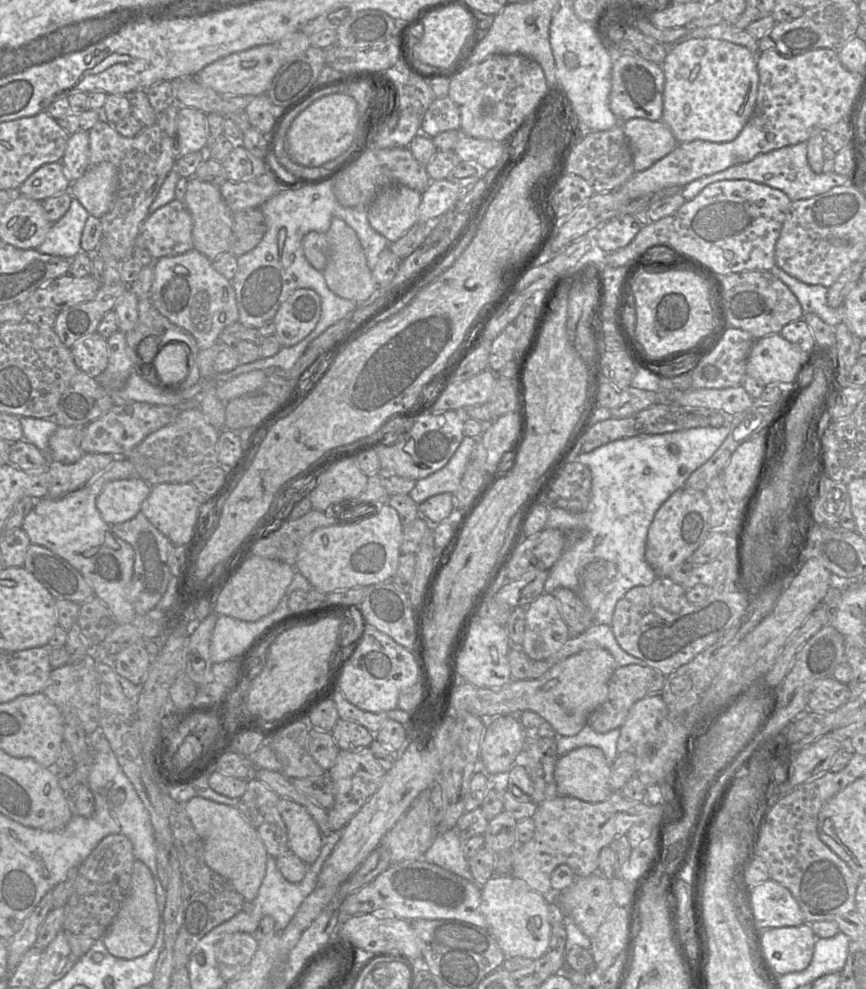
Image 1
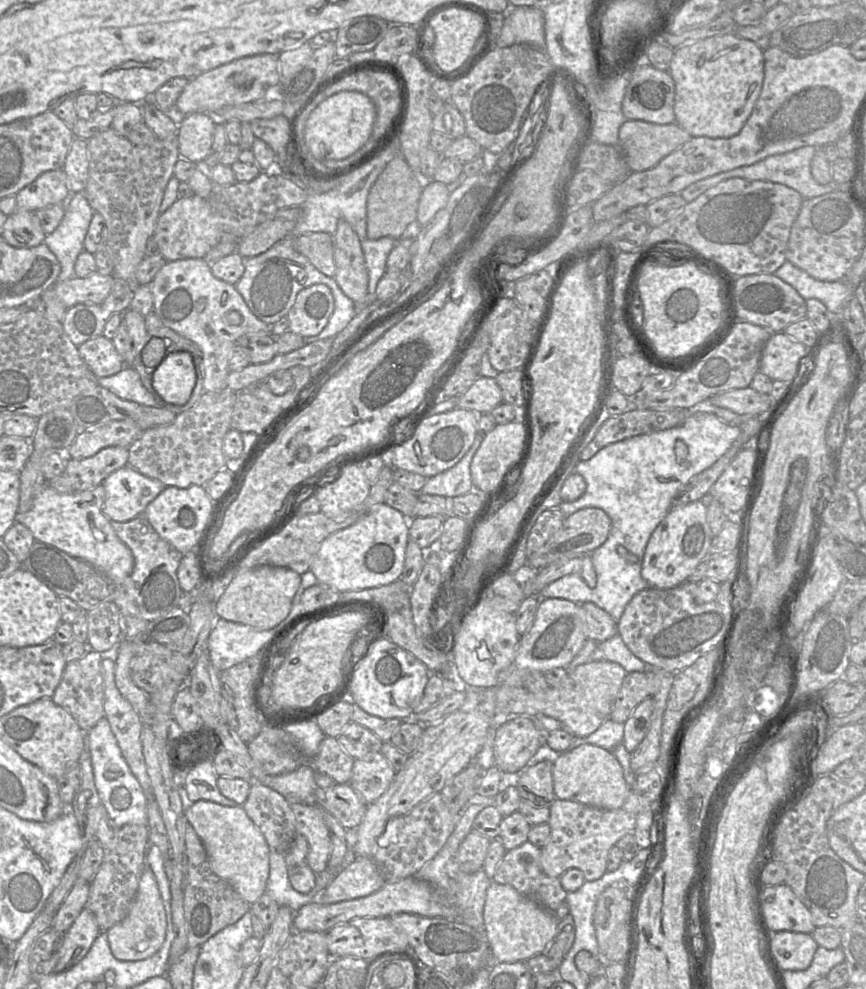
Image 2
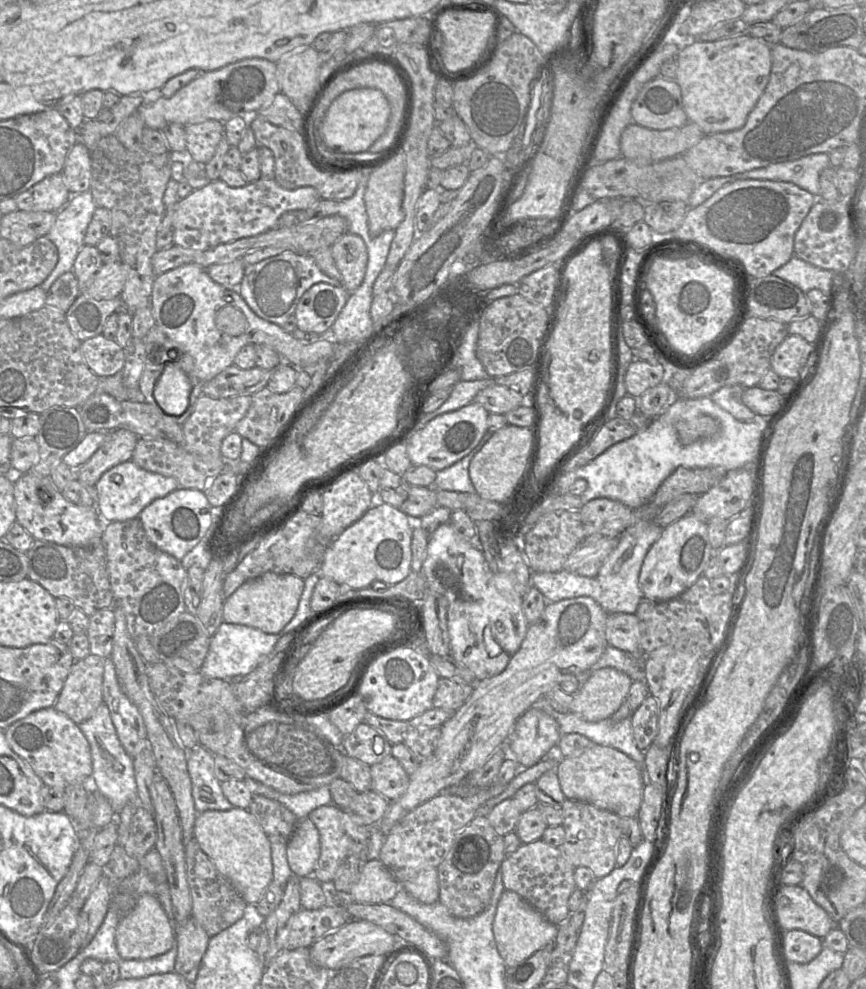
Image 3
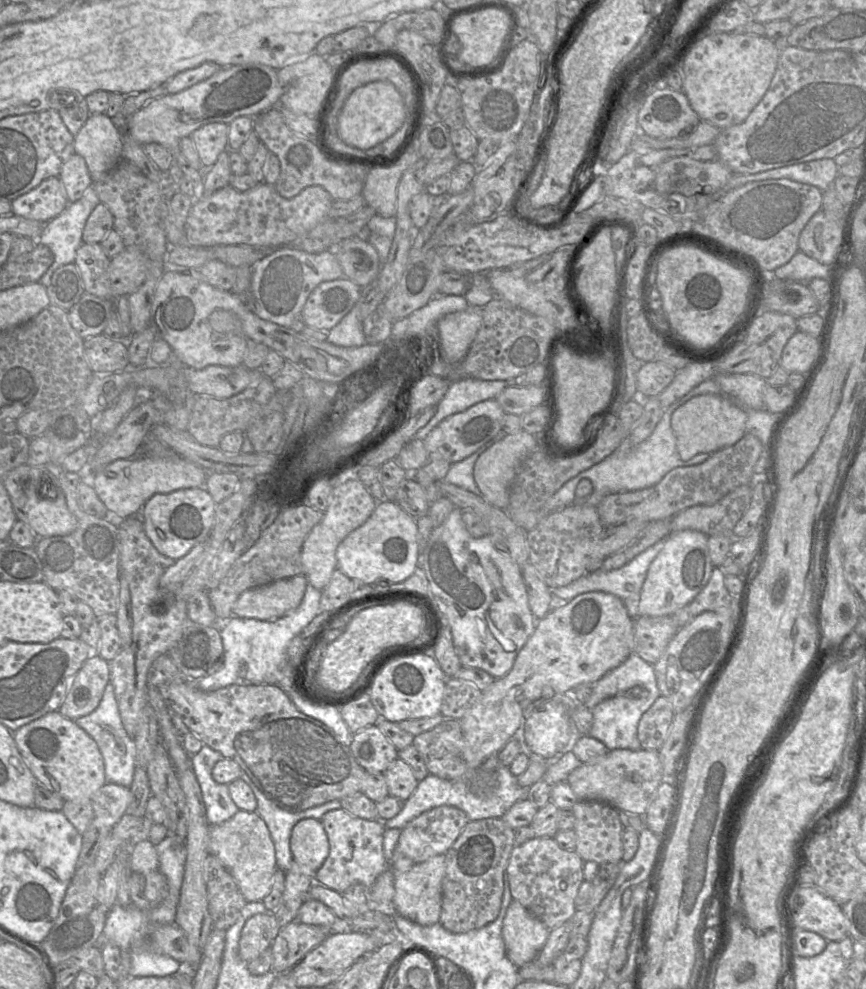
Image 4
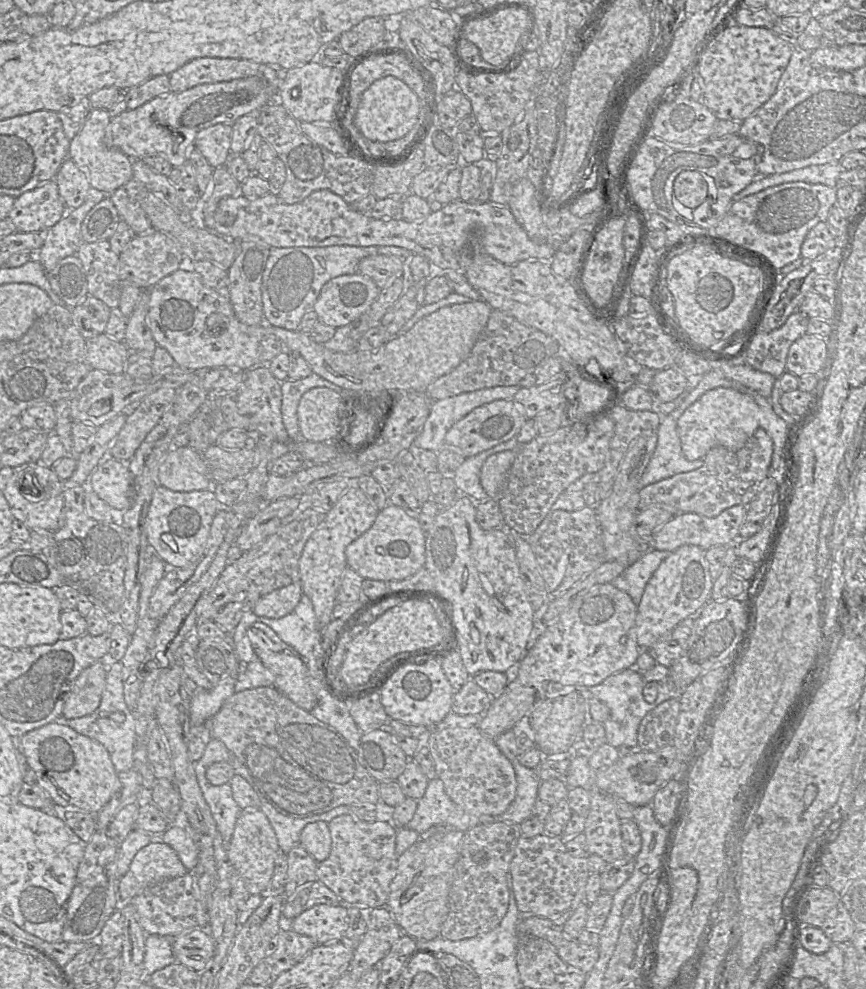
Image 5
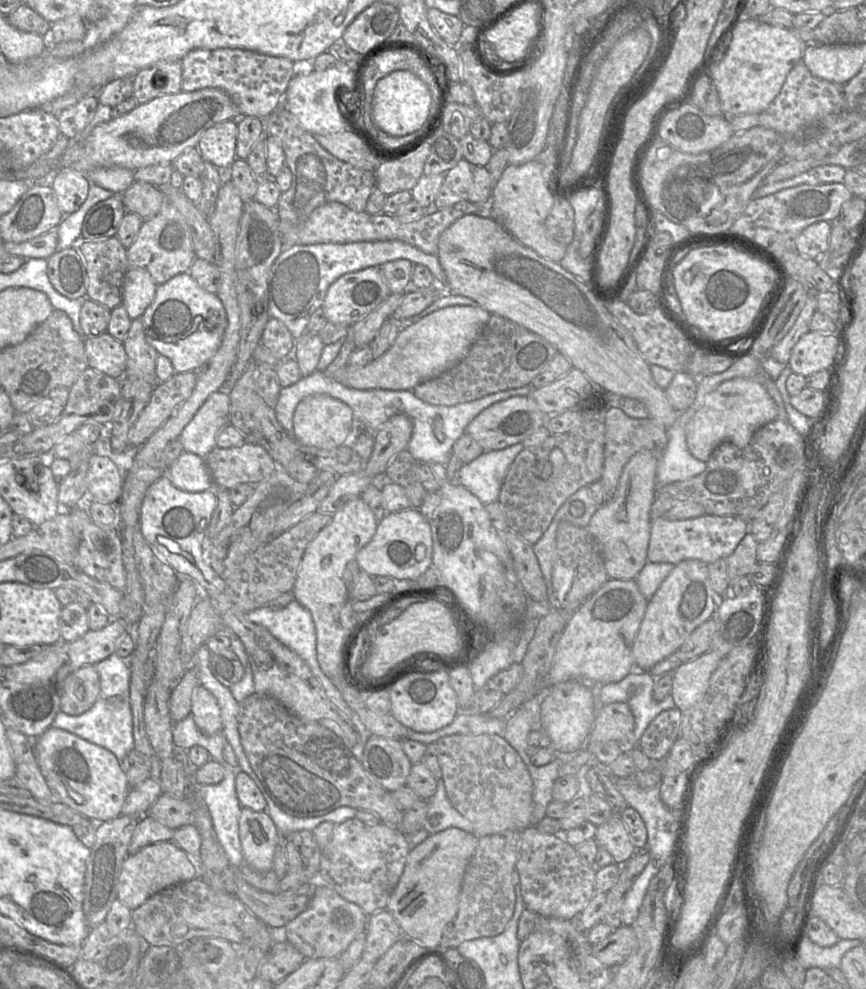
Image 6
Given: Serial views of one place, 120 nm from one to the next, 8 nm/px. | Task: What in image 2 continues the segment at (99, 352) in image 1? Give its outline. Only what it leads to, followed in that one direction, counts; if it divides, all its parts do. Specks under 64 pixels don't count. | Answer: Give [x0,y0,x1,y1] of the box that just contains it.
[78,335,125,378]

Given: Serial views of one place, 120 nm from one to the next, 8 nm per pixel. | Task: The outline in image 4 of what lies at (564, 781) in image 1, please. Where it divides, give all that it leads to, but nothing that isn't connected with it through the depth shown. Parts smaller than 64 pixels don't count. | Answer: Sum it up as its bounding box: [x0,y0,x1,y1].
[566,749,664,816]

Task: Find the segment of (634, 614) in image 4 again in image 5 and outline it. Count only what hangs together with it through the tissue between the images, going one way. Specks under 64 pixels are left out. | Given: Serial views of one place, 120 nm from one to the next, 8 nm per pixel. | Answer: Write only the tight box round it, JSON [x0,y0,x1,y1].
[611,549,670,606]

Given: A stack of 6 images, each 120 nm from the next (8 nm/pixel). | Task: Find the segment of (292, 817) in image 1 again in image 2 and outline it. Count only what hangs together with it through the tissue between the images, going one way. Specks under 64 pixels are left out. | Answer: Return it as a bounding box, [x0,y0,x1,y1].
[291,803,332,874]

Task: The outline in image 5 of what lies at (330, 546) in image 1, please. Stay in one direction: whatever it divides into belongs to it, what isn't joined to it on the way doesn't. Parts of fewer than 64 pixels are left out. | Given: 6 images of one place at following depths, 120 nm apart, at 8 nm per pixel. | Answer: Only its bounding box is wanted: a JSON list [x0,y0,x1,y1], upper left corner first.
[345,503,426,581]

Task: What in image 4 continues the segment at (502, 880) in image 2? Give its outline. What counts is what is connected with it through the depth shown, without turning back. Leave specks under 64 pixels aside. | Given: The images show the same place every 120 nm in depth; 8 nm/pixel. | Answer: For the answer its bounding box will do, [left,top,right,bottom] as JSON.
[506,838,584,930]

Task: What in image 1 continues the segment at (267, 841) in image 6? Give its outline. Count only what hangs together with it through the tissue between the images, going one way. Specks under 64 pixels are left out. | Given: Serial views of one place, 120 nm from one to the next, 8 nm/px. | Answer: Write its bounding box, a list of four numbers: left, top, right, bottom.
[184,797,268,901]

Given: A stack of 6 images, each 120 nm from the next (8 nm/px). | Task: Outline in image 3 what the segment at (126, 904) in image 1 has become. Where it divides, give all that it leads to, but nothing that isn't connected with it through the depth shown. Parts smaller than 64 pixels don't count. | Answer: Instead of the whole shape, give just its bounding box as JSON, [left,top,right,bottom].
[115,894,175,960]

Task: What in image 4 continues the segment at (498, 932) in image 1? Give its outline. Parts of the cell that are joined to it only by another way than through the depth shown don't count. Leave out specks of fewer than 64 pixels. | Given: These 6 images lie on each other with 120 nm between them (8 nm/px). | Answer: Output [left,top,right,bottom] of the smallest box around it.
[502,899,550,967]

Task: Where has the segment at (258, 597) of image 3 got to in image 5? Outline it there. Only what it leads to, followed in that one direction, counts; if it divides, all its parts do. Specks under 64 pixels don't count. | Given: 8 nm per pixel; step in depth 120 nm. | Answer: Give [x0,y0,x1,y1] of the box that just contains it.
[252,582,302,619]

